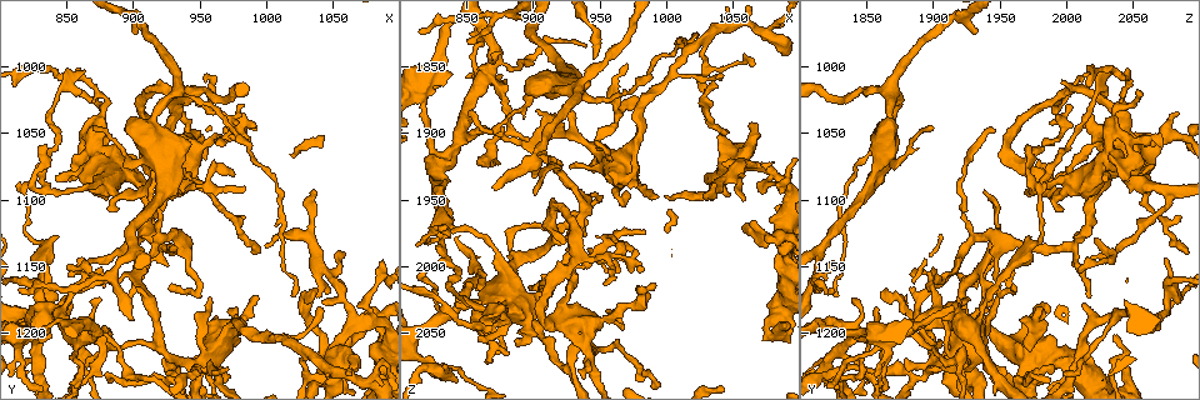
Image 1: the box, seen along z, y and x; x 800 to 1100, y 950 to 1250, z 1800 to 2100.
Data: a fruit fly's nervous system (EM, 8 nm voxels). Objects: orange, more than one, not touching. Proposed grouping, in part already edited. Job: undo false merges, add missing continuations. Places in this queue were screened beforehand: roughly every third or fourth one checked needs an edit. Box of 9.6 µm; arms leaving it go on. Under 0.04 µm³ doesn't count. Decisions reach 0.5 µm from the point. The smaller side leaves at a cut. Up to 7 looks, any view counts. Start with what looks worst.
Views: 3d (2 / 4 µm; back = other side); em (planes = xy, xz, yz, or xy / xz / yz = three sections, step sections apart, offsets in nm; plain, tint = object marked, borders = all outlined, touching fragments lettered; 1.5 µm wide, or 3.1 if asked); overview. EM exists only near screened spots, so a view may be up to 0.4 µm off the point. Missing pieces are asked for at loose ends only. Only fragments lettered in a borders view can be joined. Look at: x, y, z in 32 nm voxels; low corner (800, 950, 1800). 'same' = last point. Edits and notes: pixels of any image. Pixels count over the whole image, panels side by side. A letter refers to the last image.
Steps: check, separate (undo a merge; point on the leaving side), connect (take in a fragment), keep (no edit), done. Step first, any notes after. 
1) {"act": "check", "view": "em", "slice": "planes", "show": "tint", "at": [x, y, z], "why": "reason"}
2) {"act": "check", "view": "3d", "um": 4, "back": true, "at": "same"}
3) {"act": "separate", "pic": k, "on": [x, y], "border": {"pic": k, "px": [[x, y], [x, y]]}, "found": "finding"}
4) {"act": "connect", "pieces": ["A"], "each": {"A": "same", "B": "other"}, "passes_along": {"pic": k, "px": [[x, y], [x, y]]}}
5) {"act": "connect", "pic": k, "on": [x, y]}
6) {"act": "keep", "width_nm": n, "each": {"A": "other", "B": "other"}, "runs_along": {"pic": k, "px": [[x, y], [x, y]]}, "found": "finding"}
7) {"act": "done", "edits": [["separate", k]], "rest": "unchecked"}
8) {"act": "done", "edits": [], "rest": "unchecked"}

{"act": "check", "view": "3d", "um": 4, "at": [832, 1172, 2078], "why": "three arms meet"}

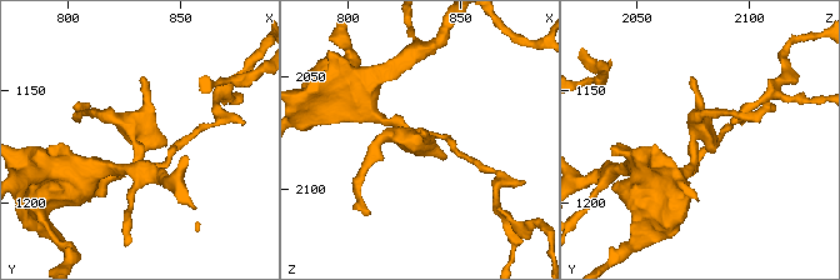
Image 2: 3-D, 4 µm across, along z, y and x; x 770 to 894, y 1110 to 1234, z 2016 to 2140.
{"act": "check", "view": "em", "slice": "planes", "show": "plain", "at": [830, 1173, 2078]}

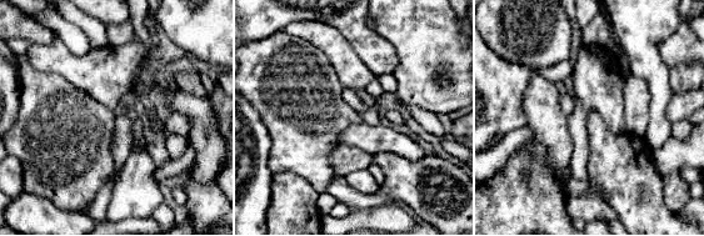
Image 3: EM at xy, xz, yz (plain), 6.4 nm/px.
{"act": "check", "view": "em", "slice": "planes", "show": "borders", "at": "same", "why": "what lies round it"}

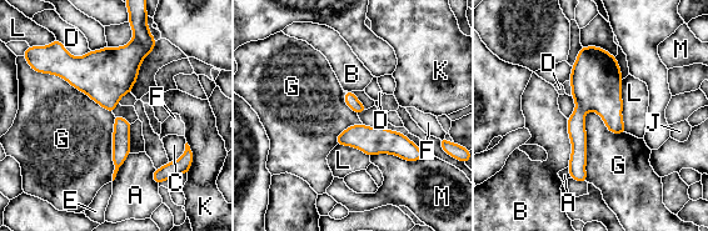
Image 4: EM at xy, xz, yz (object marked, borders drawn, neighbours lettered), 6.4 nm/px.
{"act": "keep", "each": {"A": "other", "B": "other", "C": "other", "D": "other", "E": "other", "F": "other", "G": "other", "J": "other", "K": "other", "L": "other", "M": "other"}, "runs_along": {"pic": 4, "px": [[593, 49], [593, 90], [578, 116], [582, 179]]}, "found": "all the same cell"}

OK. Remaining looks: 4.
{"act": "check", "view": "3d", "um": 4, "at": [942, 1062, 1866], "why": "thick end"}

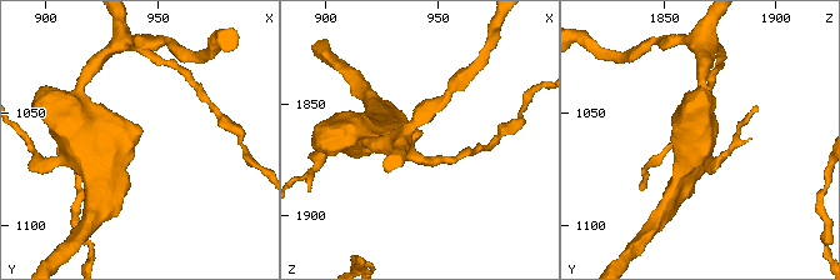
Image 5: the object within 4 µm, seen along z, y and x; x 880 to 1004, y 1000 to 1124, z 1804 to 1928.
{"act": "check", "view": "em", "slice": "planes", "show": "plain", "at": [943, 1062, 1864]}

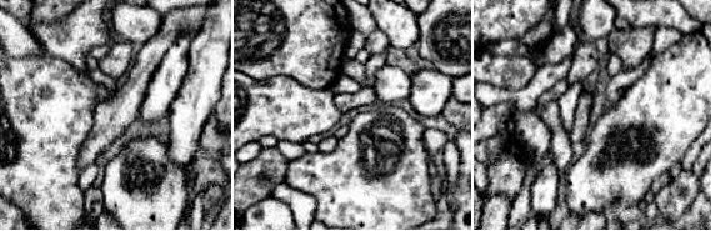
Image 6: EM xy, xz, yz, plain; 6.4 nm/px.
{"act": "check", "view": "em", "slice": "planes", "show": "borders", "at": "same"}

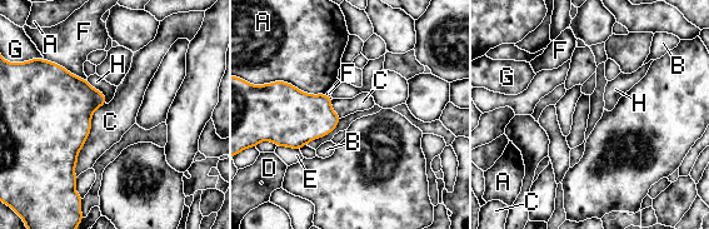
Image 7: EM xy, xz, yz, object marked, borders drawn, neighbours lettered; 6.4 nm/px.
{"act": "keep", "each": {"A": "other", "B": "other", "C": "other", "D": "other", "E": "other", "F": "other", "G": "other", "H": "other"}, "border": {"pic": 7, "px": [[105, 103], [91, 118], [75, 177]]}, "found": "no lettered fragment goes on from it"}

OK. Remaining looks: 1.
{"act": "done", "edits": [], "rest": "unchecked"}

